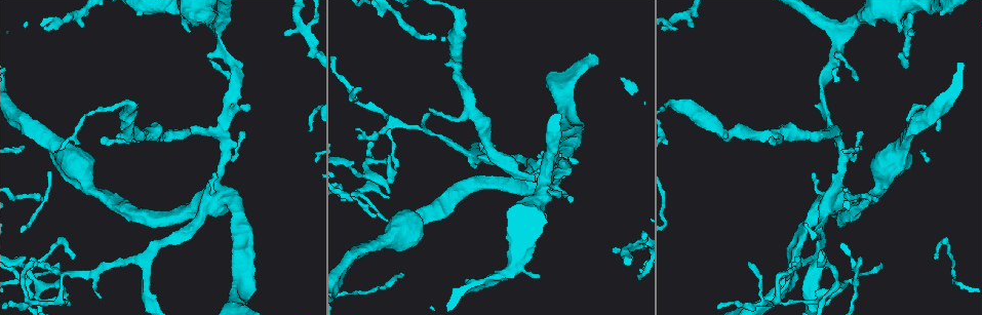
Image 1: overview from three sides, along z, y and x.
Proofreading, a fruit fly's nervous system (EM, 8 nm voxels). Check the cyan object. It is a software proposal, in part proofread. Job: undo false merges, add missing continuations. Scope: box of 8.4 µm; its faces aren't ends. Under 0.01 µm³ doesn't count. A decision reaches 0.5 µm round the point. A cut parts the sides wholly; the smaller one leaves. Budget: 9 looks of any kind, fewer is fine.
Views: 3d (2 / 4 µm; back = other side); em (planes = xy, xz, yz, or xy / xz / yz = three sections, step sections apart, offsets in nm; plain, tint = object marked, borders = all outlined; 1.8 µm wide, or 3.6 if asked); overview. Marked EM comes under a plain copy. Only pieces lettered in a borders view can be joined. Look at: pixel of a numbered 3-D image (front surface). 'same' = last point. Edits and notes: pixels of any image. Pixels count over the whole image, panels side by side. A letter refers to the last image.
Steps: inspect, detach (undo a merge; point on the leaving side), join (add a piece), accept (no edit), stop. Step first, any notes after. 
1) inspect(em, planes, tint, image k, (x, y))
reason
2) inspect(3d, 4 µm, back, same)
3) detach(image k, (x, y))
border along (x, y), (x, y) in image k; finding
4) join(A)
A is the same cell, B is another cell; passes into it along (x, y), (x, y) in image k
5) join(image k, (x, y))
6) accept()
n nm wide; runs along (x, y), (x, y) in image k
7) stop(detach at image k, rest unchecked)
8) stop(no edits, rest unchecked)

inspect(3d, 2 µm, back, image 1, (909, 35))
free end

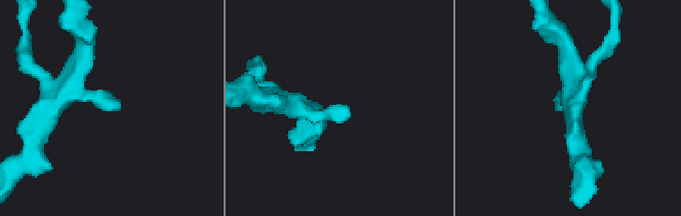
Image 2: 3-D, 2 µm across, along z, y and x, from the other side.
inspect(em, xy, step 16, borders, image 2, (350, 117))
arms of 170, 190 nm; shape alone is not enough

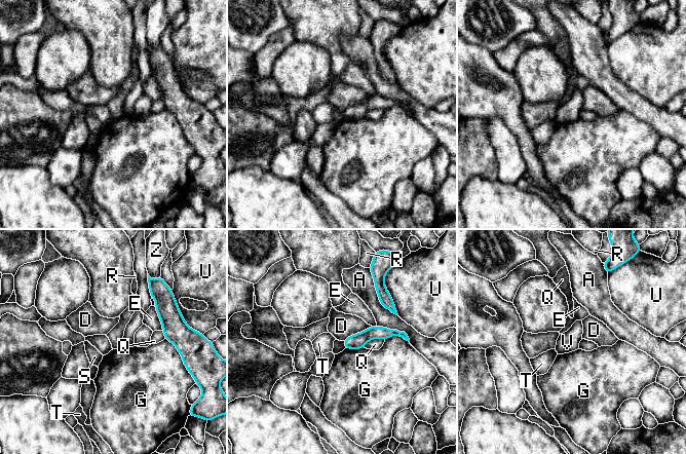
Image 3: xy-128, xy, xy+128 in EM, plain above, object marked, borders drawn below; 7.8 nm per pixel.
inspect(em, planes, borders, same)
another direction

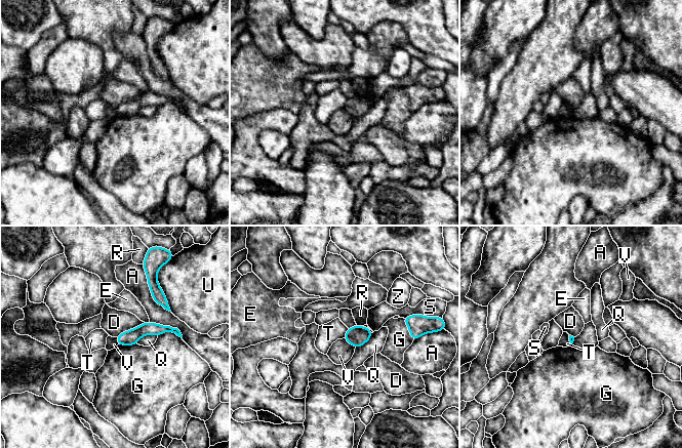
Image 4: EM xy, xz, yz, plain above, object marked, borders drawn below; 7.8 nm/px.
accept()
A touches over 340 nm; A, D, E, G, Q, R, S, T, U, V and Z are other cells; border along (343, 338), (355, 348) in image 4; no lettered piece goes on from it

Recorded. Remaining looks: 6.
inspect(em, planes, borders, image 1, (841, 157))
a fork

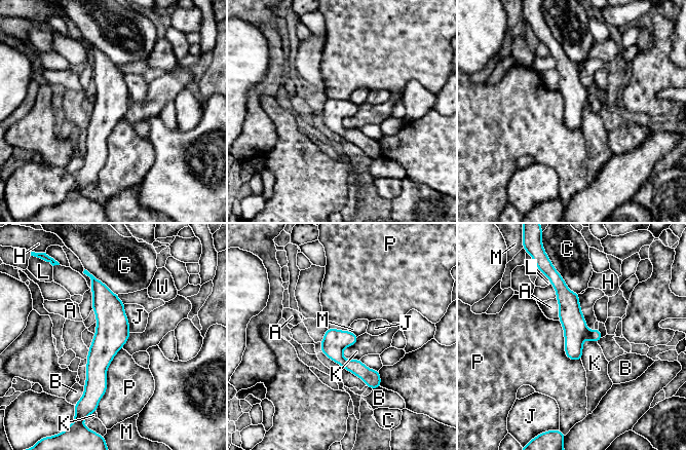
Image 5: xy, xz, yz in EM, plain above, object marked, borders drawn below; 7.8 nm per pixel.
accept()
P touches over 500 nm; A, B, C, H, J, K, L, M, P and W are other cells; runs along (93, 280), (105, 302), (97, 398) in image 5; one neuron here

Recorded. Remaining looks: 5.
inspect(em, xy, step 16, borders, image 1, (65, 301))
sharp bend

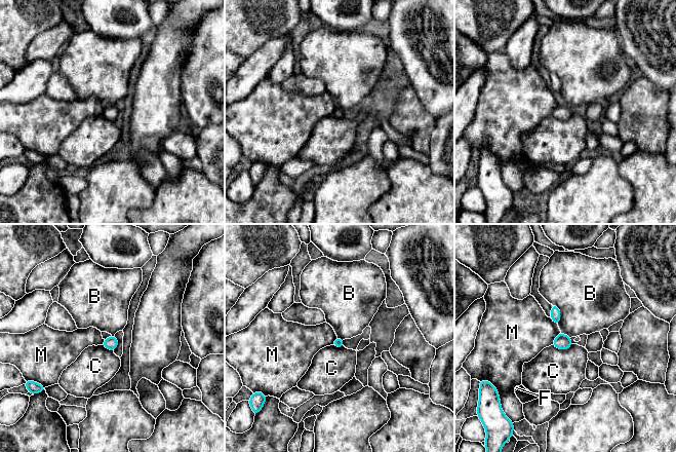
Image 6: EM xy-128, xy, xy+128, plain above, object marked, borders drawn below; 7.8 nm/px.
accept()
80 nm wide; B, C, F and M are other cells; border along (553, 302), (560, 311), (558, 326) in image 6; one neuron here

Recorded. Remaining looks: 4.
inspect(3d, 2 µm, image 1, (73, 257))
branch stops here

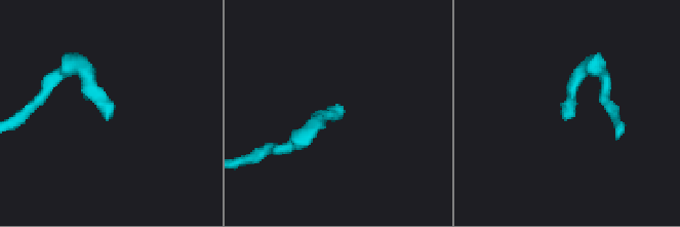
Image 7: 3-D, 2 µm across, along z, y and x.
inspect(em, xz, step 8, borders, image 7, (332, 115))
now the EM

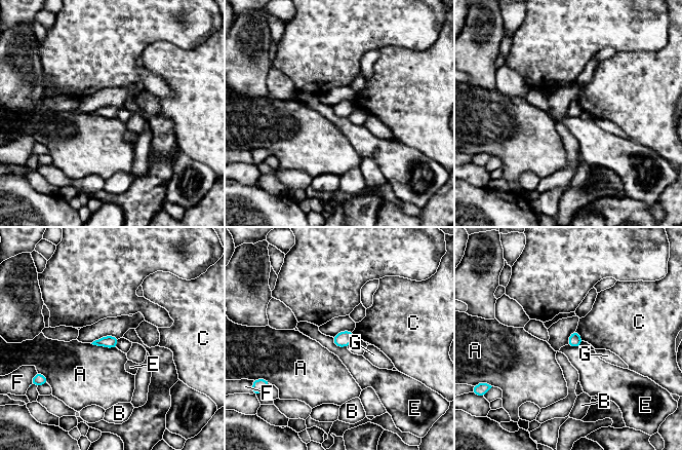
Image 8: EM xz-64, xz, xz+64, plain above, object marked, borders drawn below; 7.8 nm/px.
accept()
A, B, C, E, F and G are other cells; border along (331, 337), (335, 345), (347, 347) in image 8; no lettered piece goes on from it

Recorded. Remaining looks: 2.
stop(no edits, rest unchecked)

